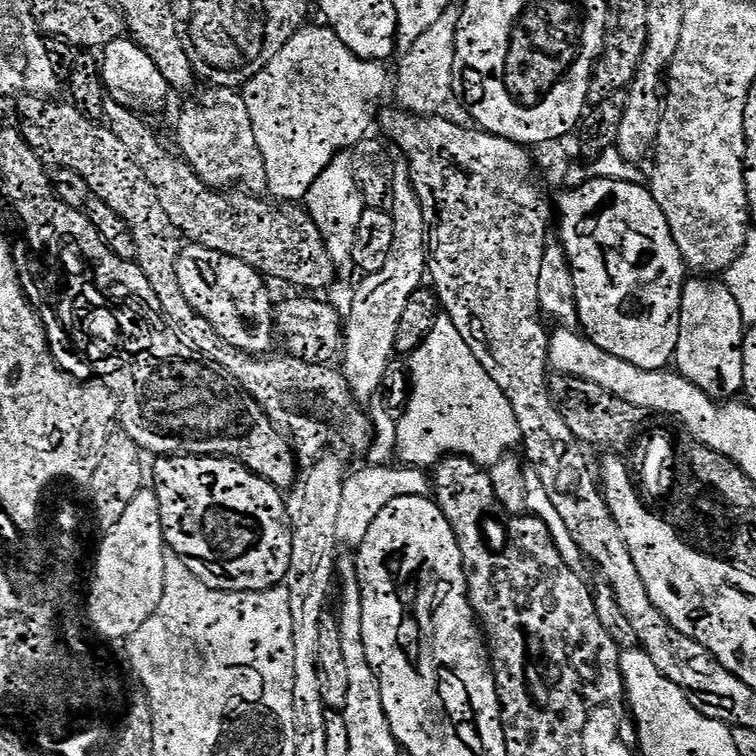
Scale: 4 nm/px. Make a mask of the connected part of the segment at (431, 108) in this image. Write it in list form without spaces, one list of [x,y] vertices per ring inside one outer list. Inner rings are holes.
[[[446,16],[439,19],[426,33],[417,38],[412,48],[399,59],[401,62],[392,92],[394,88],[394,96],[405,113],[420,118],[437,115],[447,102],[452,88],[454,92],[457,27],[450,20]]]

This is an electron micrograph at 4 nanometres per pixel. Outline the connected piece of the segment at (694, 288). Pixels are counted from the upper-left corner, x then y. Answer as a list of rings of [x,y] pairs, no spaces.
[[[688,278],[680,294],[680,314],[676,338],[674,368],[677,373],[709,394],[716,394],[720,384],[728,392],[744,387],[741,344],[745,333],[736,302],[719,283],[708,278]]]

